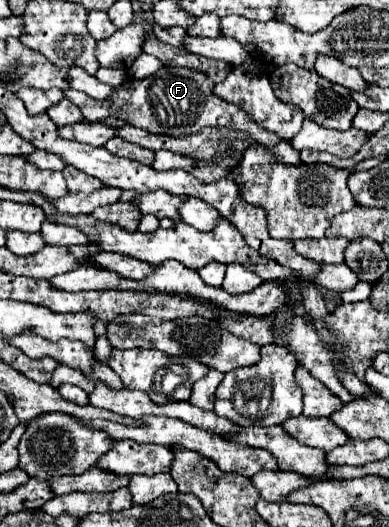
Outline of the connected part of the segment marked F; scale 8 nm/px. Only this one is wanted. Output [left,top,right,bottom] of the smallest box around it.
[64,66,280,146]

